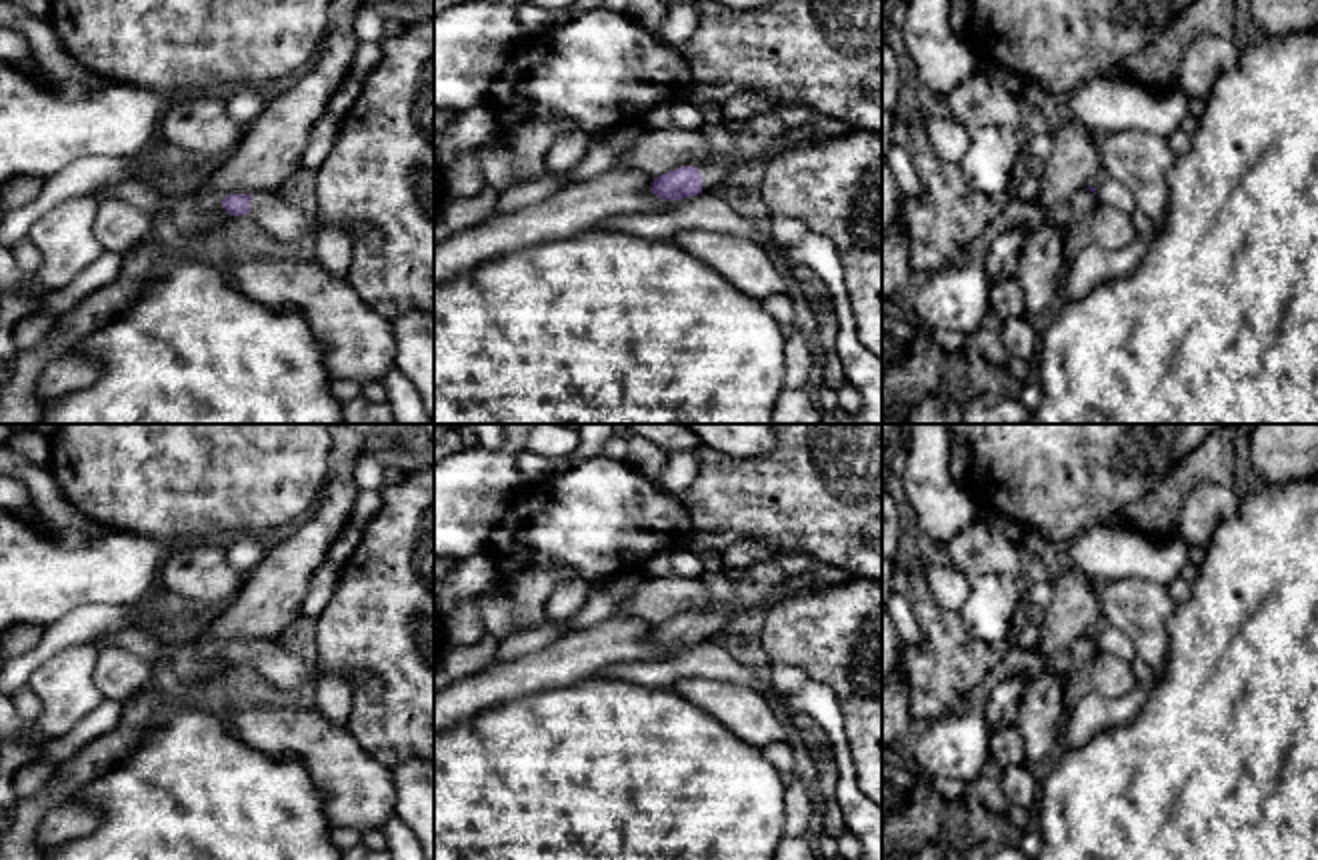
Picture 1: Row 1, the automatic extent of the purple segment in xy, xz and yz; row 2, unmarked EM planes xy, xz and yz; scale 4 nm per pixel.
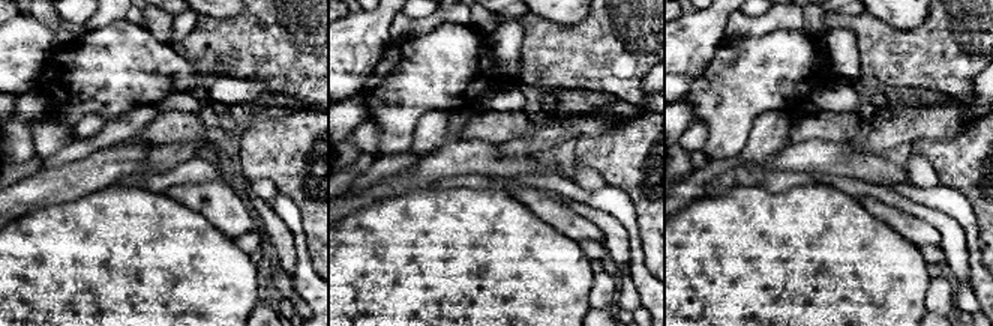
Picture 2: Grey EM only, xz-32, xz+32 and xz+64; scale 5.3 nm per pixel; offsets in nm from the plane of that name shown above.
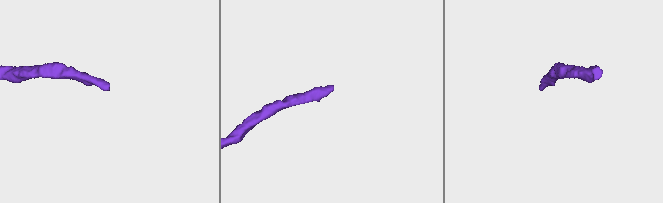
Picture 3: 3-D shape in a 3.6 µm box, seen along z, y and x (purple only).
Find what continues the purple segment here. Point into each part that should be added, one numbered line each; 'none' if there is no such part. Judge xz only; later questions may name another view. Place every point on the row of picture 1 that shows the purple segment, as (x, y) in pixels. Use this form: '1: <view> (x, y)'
1: xz (718, 168)

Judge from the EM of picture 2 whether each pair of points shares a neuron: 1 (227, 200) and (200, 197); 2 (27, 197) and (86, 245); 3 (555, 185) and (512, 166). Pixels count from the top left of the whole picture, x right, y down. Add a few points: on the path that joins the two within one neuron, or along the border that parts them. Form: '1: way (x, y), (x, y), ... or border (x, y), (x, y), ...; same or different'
1: way (221, 200), (206, 197); same
2: border (75, 199), (38, 208), (15, 220); different
3: border (561, 175), (518, 173), (512, 176), (492, 176); different

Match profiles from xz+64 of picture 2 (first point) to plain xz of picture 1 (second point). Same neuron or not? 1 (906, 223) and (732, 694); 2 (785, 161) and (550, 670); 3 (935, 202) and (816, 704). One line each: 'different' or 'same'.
1: same
2: same
3: same

